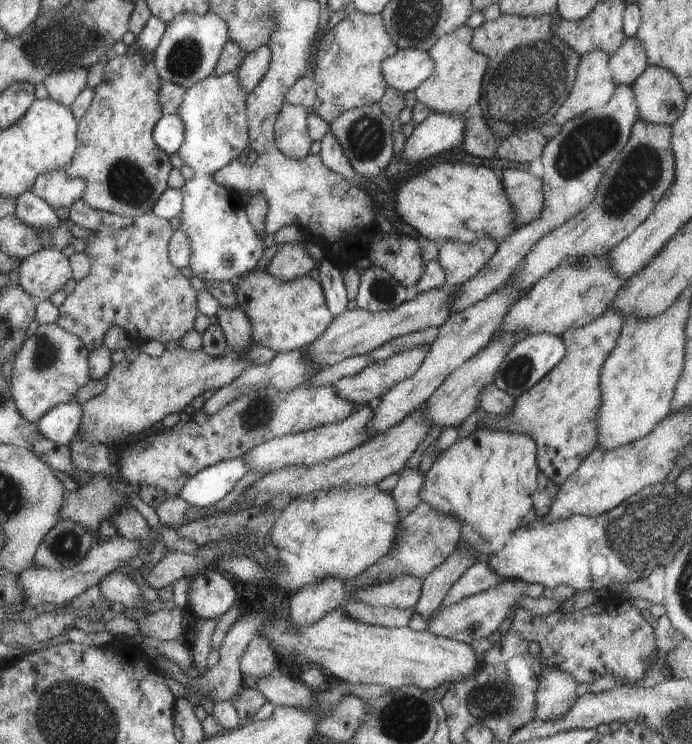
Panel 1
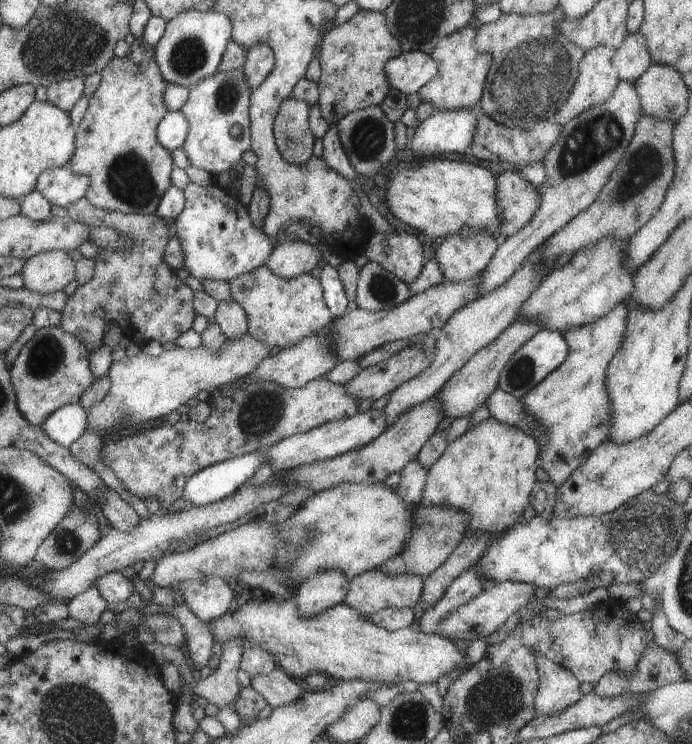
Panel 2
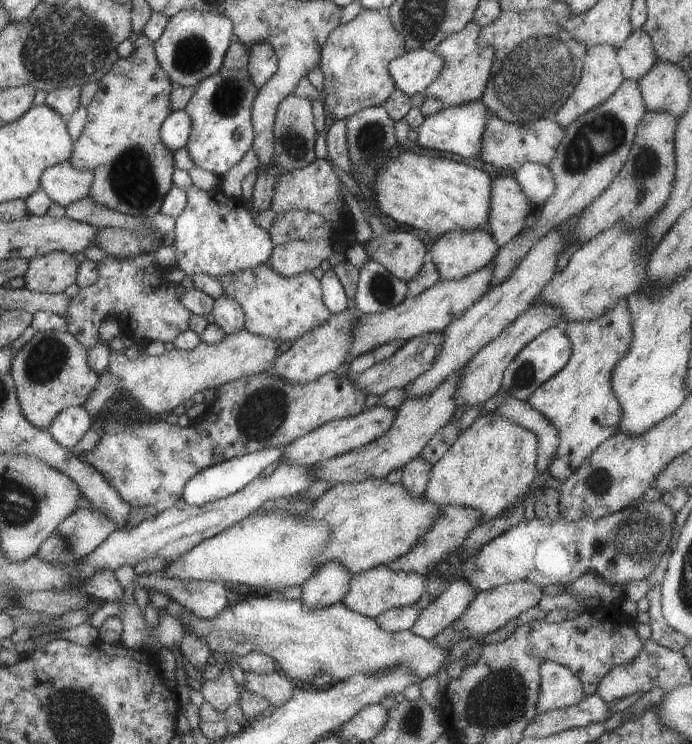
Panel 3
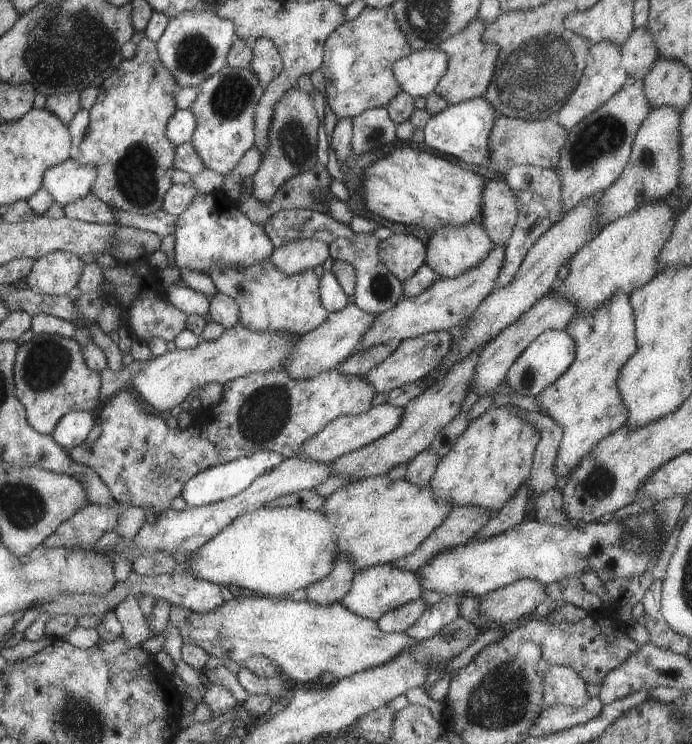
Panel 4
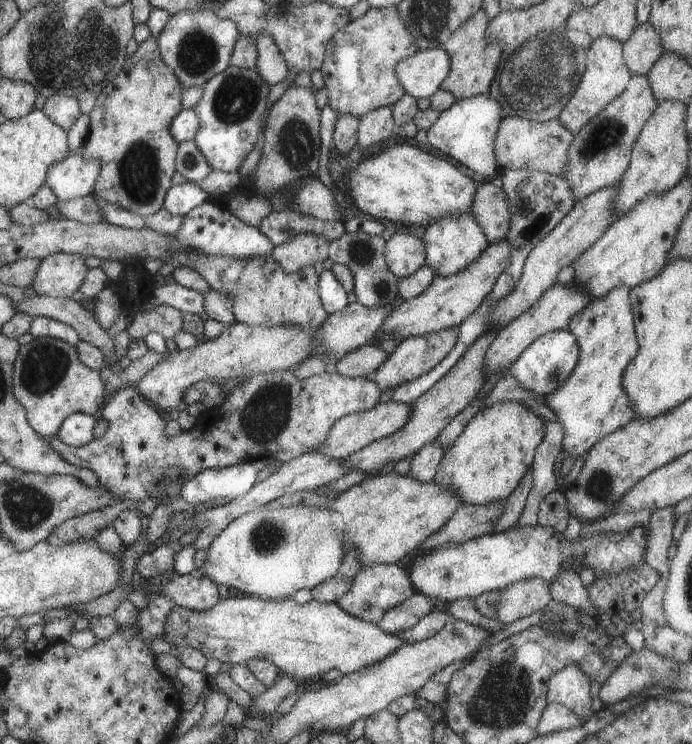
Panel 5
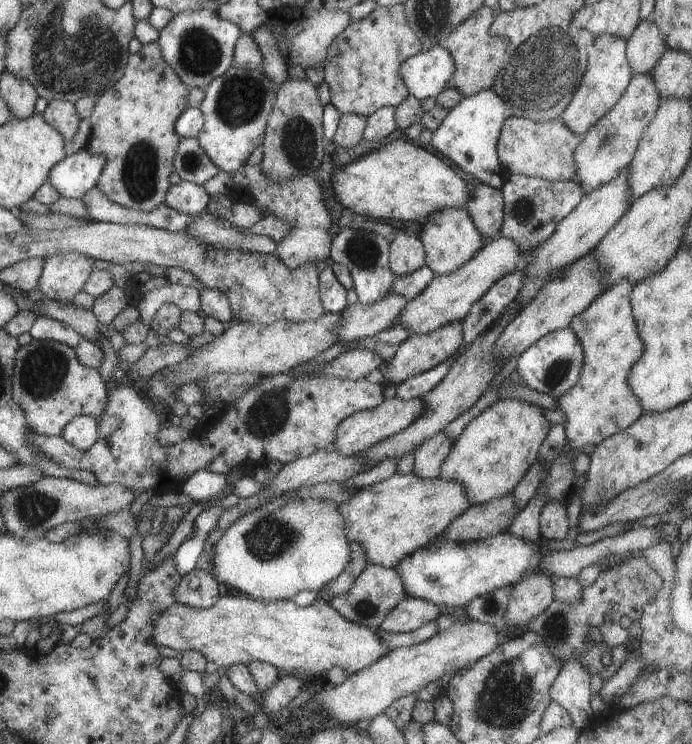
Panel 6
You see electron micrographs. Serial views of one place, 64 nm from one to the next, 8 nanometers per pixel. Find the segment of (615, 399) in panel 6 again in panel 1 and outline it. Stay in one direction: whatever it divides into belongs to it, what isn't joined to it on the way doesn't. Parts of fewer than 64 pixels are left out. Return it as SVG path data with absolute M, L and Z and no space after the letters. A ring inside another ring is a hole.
M607 310L579 328L570 328L561 338L566 347L564 358L549 374L543 376L529 391L514 399L514 407L503 417L485 414L477 427L501 429L525 433L537 445L537 463L540 474L545 473L555 484L560 485L582 464L582 460L598 444L598 424L601 384L600 372L607 360L622 327L624 316Z

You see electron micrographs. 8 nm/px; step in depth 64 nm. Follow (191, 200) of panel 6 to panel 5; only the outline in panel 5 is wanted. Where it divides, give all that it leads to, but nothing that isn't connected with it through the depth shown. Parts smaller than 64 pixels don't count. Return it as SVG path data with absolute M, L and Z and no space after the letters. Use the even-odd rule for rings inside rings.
M185 181L170 186L166 192L162 207L166 208L172 215L183 216L193 207L199 206L202 202L209 200L210 196L201 190L197 183Z

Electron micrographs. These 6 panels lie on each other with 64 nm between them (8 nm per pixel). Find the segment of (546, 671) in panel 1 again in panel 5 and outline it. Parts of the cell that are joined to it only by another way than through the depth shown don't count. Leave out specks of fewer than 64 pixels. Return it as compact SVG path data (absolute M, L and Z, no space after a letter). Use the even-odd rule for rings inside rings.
M577 665L560 668L548 680L547 702L562 704L584 723L593 716L589 708L589 681L590 678Z

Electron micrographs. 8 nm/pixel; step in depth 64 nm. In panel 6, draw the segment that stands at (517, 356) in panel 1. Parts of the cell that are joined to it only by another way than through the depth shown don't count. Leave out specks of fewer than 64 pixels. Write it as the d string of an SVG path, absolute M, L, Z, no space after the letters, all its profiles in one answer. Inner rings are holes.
M570 326L543 335L519 355L516 371L530 389L549 394L554 399L565 395L580 378L584 362L584 352L580 340Z

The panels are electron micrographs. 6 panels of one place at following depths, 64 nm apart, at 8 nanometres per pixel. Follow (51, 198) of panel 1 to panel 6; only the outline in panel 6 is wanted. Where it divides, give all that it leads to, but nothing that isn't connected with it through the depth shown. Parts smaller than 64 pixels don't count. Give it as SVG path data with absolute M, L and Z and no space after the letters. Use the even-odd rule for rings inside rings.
M87 148L79 149L55 163L47 181L58 190L60 197L79 199L96 186L105 164L103 155L92 155Z

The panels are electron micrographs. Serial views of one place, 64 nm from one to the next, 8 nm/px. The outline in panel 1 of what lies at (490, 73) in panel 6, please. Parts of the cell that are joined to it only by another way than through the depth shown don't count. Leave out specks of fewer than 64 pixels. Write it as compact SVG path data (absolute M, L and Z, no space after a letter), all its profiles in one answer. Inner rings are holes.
M466 25L443 35L437 40L428 54L434 61L434 72L423 83L414 88L416 100L427 105L431 113L446 115L462 115L471 104L475 104L482 96L482 78L486 74L488 58L471 48L470 40L473 30Z

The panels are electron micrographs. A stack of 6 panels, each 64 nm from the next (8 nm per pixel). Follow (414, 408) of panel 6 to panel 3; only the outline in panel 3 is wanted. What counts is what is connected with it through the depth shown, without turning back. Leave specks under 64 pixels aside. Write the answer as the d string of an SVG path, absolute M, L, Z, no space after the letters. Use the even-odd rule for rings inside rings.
M376 405L365 412L360 412L358 415L331 419L329 423L323 423L321 427L317 427L299 439L295 439L293 443L281 447L282 458L279 463L289 461L290 463L303 466L314 465L315 463L321 463L324 460L333 459L343 453L353 451L385 434L391 428L396 414L397 410L394 408Z

